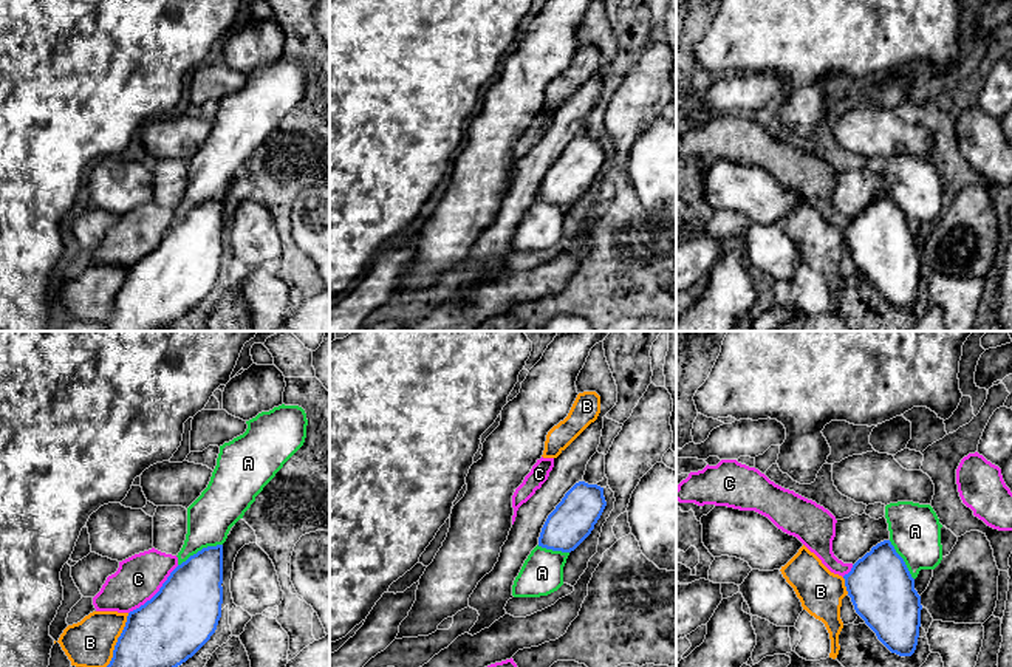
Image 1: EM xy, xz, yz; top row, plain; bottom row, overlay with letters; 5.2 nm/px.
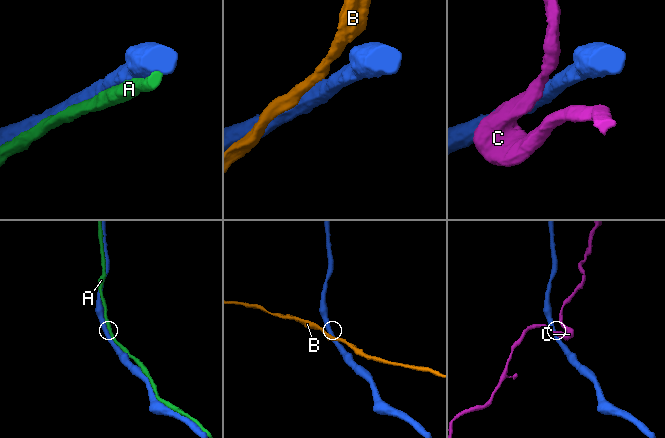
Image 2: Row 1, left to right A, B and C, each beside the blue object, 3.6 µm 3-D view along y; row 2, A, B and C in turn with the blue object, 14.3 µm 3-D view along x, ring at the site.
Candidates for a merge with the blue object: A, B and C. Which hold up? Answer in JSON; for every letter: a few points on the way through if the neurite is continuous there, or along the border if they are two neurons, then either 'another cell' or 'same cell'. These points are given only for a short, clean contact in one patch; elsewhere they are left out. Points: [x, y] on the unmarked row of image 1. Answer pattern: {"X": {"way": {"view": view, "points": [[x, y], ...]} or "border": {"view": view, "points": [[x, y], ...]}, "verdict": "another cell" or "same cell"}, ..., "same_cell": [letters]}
{"A": {"verdict": "same cell"}, "B": {"verdict": "another cell"}, "C": {"verdict": "another cell"}, "same_cell": ["A"]}

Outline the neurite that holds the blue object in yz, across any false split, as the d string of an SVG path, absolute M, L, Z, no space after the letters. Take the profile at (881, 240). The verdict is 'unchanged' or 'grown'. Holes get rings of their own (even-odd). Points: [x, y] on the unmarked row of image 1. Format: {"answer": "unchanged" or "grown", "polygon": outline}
{"answer": "unchanged", "polygon": "M884 193L843 229L856 266L899 310L911 310L921 280L921 249L904 212Z"}

